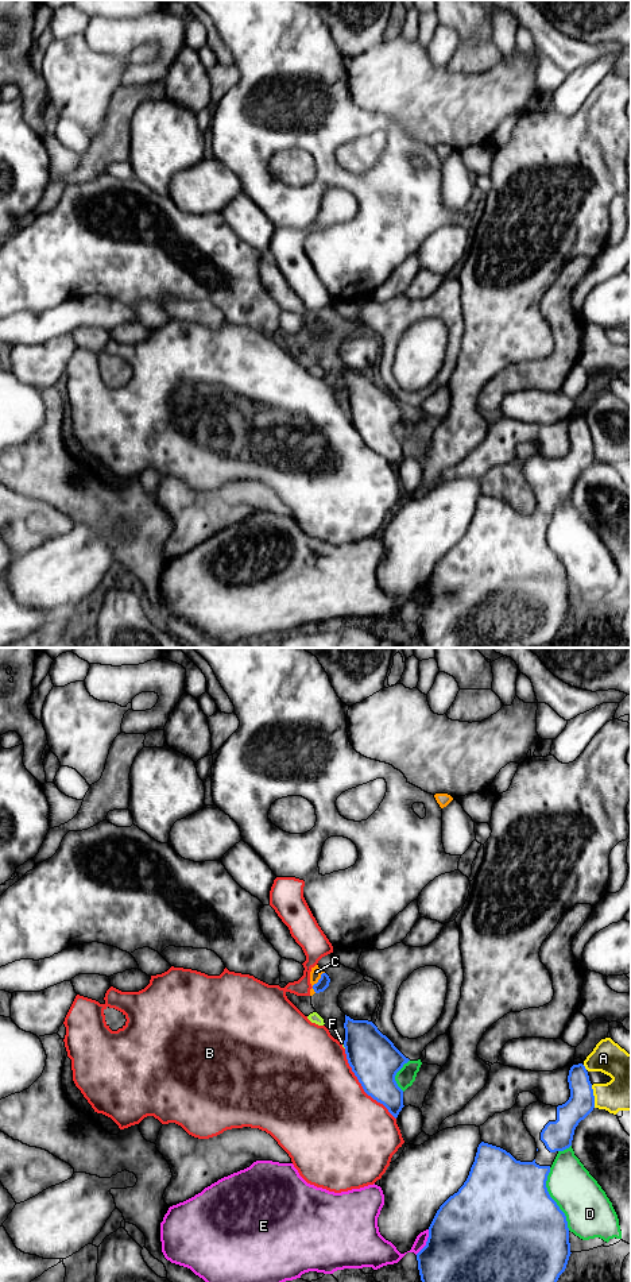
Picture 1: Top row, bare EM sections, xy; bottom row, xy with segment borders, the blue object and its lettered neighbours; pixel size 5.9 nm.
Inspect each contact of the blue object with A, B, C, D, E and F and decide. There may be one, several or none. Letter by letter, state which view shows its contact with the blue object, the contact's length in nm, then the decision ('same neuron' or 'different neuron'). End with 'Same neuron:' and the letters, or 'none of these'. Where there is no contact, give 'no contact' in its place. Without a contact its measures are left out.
A: contact in xy; length 140 nm; different neuron
B: contact in xy; length 500 nm; different neuron
C: contact in xy; length 120 nm; different neuron
D: contact in xy; length 400 nm; different neuron
E: contact in xy; length 170 nm; different neuron
F: contact in xy; length 40 nm; different neuron
Same neuron: none of these

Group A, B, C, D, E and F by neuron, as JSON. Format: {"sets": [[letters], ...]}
{"sets": [["A"], ["B"], ["C"], ["D"], ["E"], ["F"]]}

